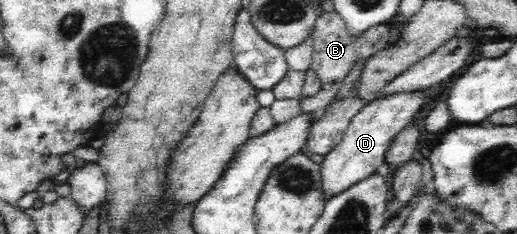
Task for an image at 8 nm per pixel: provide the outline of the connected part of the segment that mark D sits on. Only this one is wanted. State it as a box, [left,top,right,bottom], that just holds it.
[320,90,428,198]

